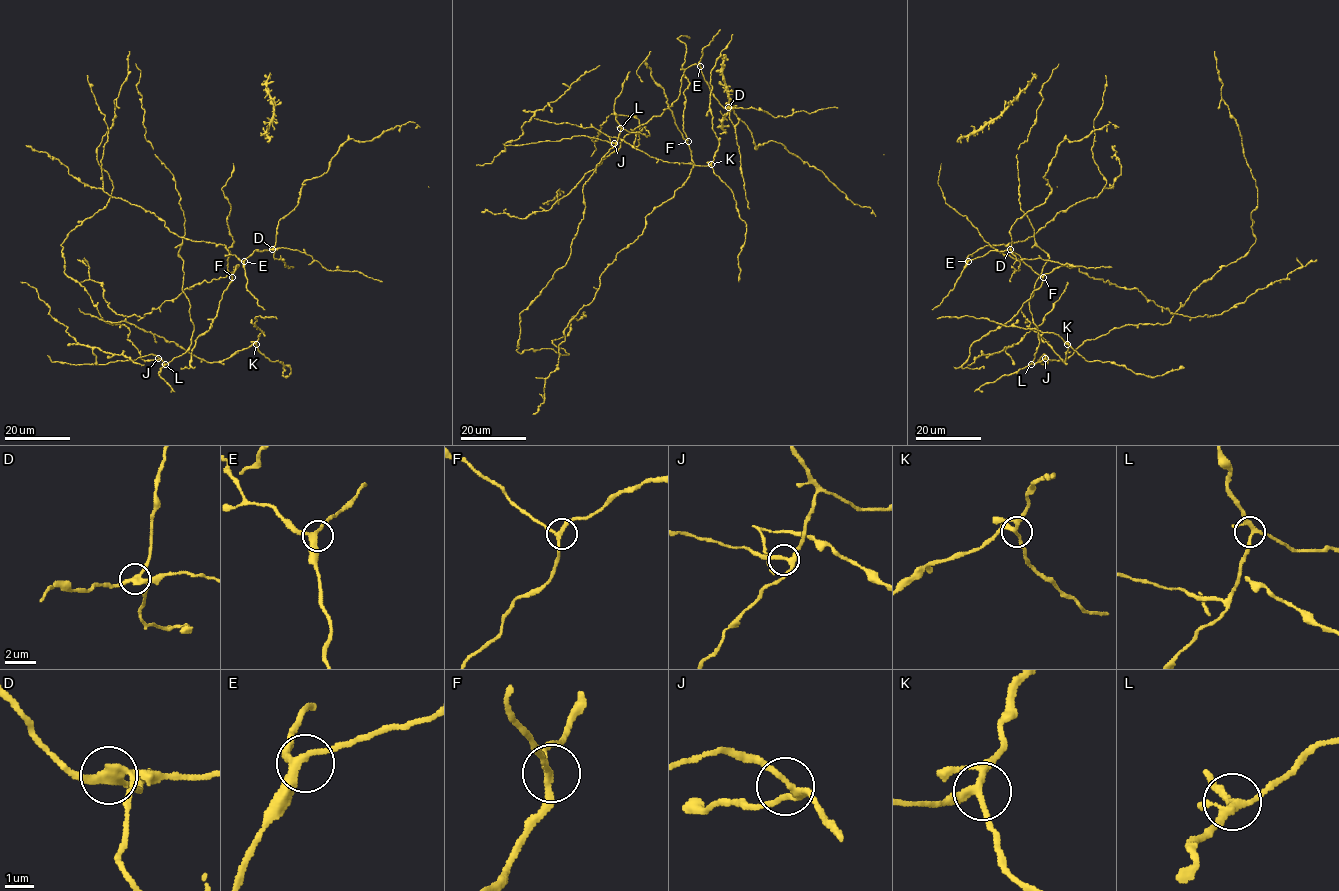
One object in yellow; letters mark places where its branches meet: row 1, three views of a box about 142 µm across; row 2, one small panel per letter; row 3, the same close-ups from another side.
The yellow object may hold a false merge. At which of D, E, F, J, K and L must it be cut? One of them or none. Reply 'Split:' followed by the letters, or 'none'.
Split: D

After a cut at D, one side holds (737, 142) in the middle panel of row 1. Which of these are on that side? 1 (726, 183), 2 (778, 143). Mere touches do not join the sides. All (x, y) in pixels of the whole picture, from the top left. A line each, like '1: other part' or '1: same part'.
1: other part
2: other part

